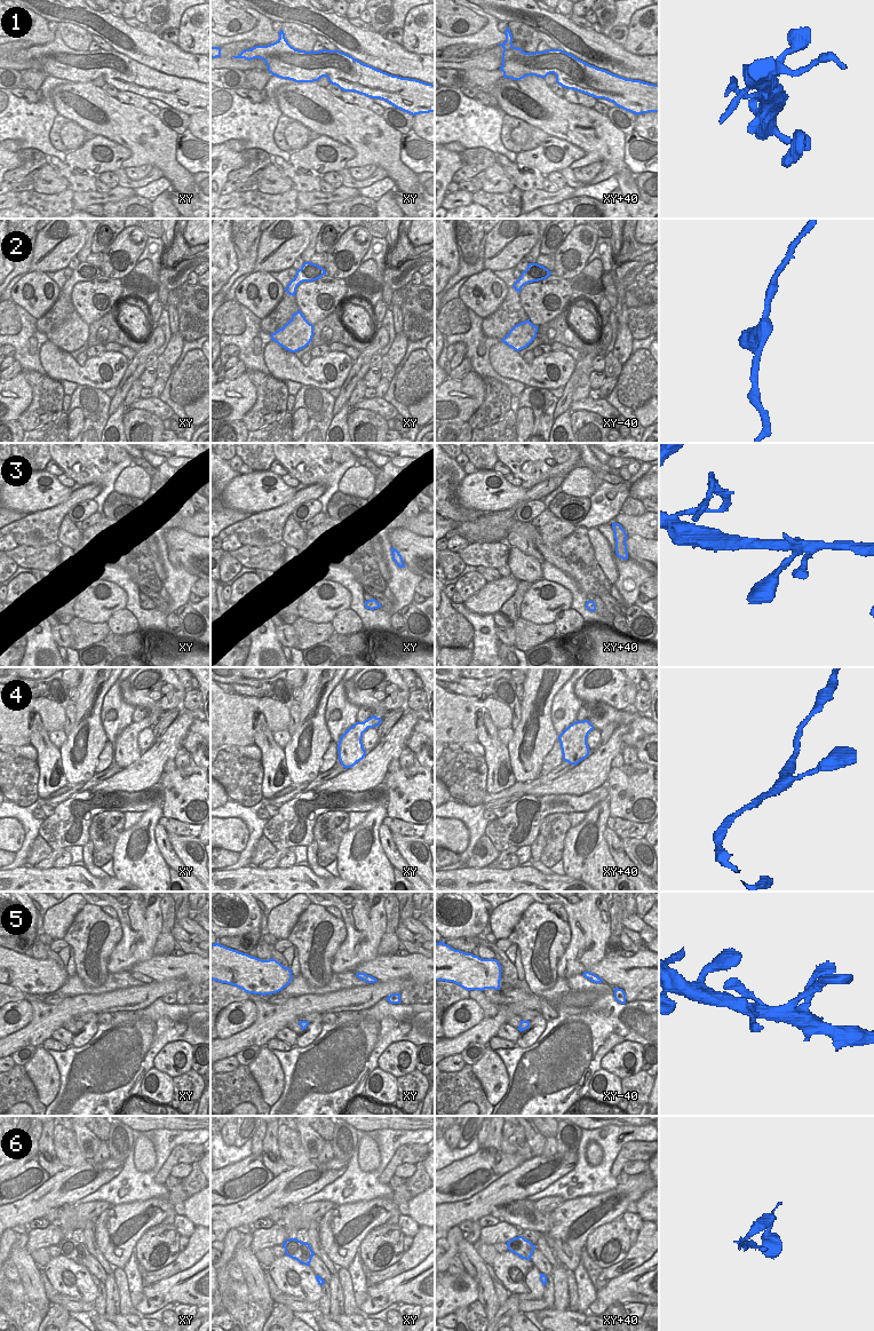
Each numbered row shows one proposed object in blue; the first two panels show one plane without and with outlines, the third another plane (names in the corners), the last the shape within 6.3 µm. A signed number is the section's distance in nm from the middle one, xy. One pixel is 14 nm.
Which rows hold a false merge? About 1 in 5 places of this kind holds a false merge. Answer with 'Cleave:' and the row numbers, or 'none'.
Cleave: none

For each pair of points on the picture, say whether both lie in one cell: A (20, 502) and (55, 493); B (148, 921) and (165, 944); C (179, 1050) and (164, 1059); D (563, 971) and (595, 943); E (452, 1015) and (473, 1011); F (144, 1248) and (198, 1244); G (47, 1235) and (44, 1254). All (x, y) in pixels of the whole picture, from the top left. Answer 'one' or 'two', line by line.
A: one
B: two
C: one
D: one
E: one
F: two
G: two

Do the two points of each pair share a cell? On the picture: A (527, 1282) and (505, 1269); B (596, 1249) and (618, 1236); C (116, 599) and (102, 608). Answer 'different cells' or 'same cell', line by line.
A: same cell
B: same cell
C: same cell

